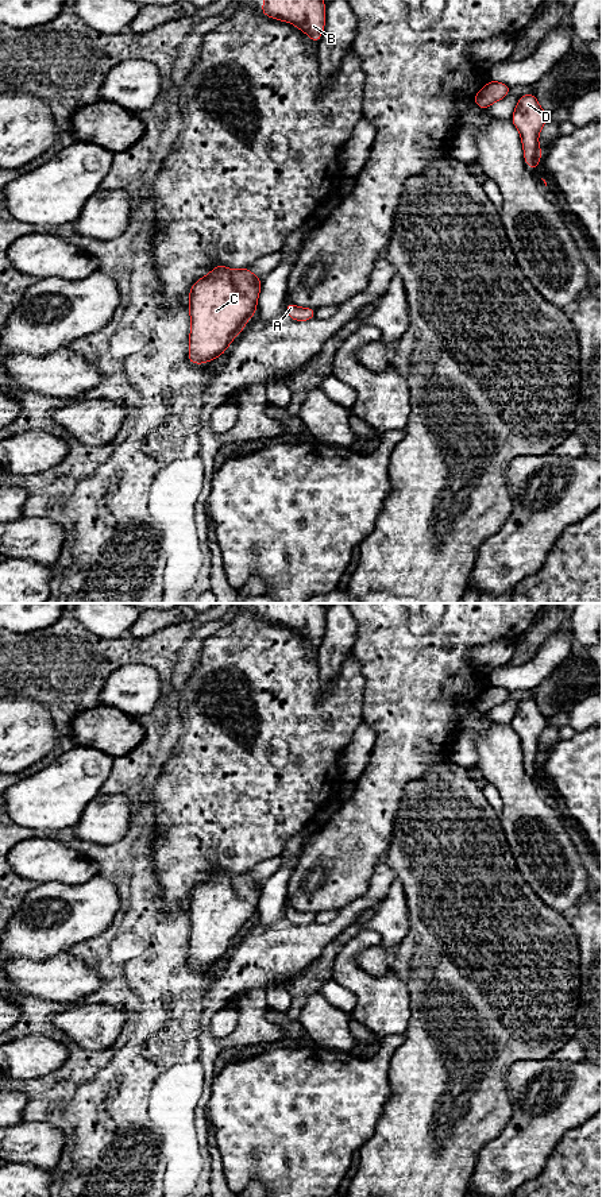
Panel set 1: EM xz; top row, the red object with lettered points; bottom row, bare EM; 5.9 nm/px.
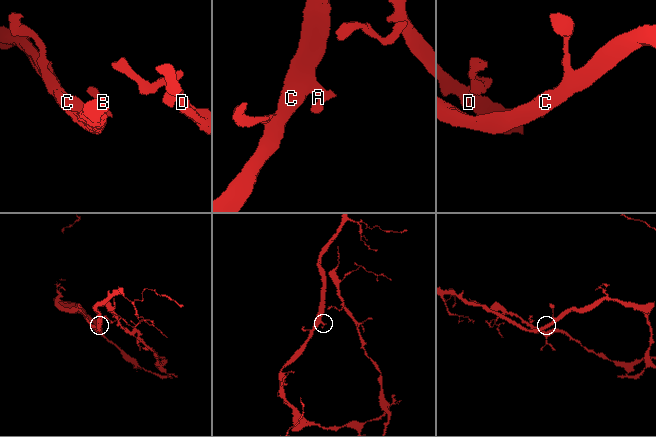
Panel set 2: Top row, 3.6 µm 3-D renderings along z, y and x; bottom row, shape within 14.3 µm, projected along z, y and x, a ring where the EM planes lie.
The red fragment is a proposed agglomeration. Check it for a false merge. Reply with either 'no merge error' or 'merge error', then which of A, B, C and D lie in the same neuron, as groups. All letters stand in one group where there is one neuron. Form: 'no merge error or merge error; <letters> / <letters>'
no merge error; A B C D

